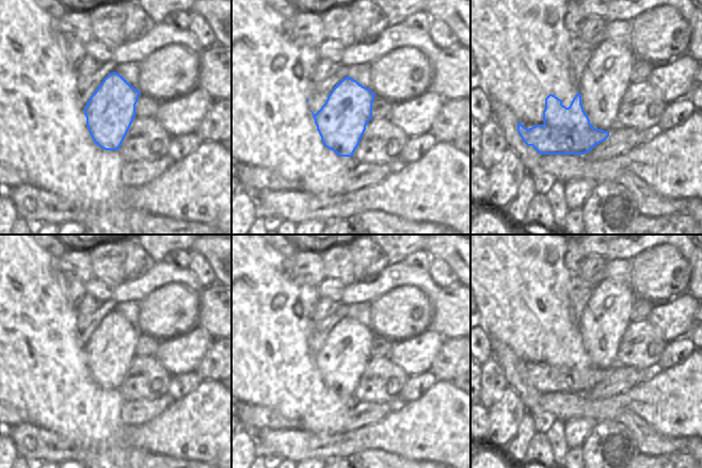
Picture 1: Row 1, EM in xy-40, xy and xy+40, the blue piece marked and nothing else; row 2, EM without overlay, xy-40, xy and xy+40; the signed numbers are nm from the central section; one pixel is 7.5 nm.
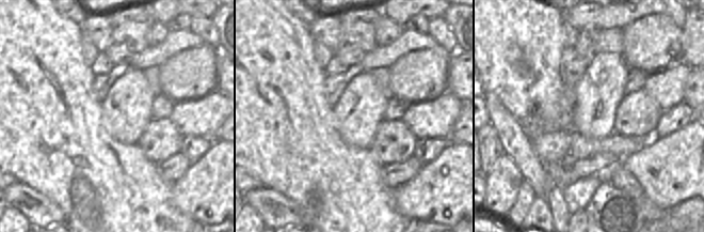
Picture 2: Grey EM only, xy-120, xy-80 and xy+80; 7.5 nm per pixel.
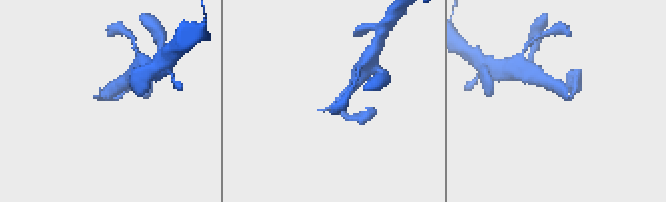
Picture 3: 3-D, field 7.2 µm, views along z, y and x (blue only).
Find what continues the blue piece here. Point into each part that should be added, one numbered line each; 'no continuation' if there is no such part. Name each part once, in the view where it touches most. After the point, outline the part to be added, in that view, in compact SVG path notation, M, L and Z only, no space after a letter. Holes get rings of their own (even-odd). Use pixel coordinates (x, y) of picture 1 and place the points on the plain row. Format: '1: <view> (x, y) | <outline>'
1: xy+40 (600, 343) | M603 278L591 291L576 326L581 335L584 350L595 368L607 370L616 364L621 336L615 336L611 330L611 303L603 292L610 287L621 286L615 280Z

